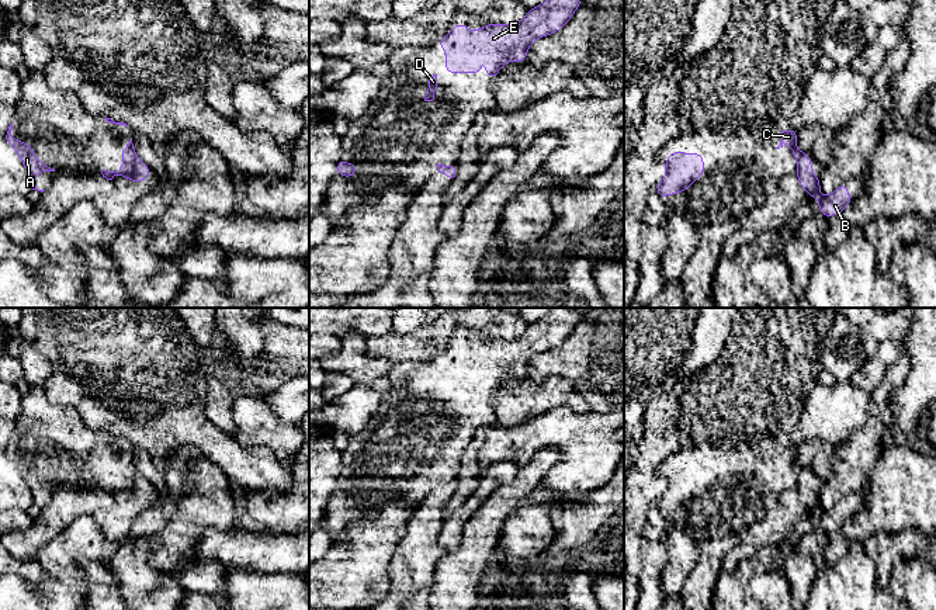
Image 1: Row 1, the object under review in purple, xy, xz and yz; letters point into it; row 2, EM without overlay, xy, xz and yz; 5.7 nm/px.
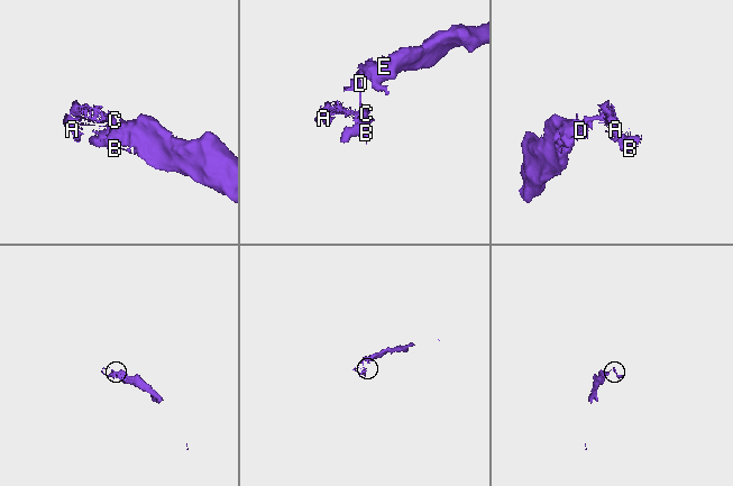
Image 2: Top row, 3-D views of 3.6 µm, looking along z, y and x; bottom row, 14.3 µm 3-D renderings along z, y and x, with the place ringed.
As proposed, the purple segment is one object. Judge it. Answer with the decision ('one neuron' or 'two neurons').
two neurons

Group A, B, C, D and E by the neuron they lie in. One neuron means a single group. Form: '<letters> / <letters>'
A C D E / B

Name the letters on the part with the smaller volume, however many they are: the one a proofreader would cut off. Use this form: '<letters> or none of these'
B

